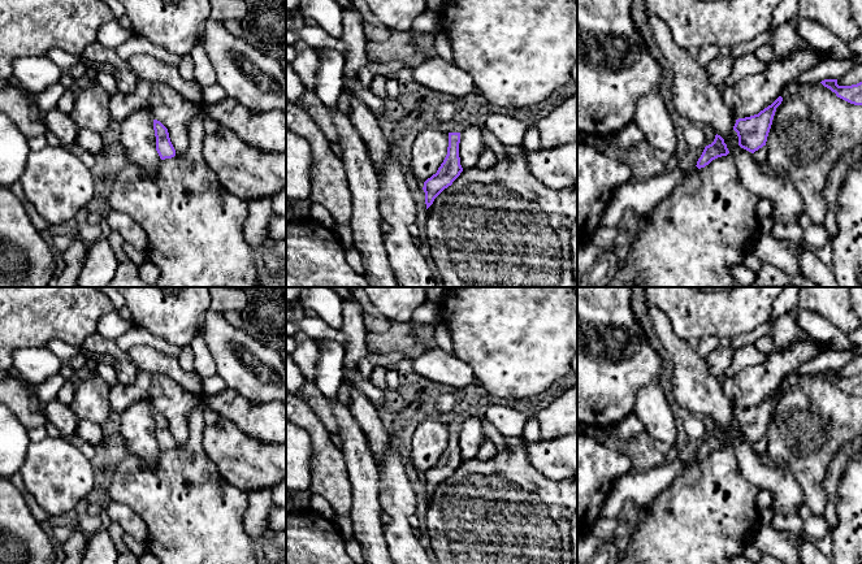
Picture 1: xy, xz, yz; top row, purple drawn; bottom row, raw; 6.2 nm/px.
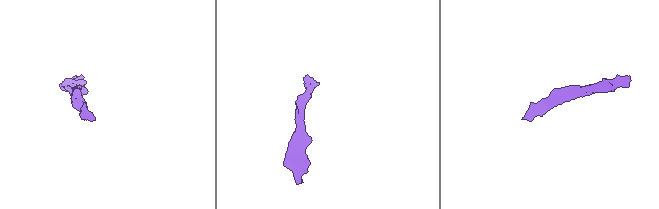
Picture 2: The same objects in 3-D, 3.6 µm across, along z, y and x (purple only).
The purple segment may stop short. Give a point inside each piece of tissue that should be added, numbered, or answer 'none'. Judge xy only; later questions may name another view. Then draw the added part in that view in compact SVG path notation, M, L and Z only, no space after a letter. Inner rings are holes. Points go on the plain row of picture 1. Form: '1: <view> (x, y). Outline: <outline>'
none

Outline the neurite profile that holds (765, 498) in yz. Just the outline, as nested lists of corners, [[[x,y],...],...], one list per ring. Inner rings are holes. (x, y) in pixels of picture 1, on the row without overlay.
[[[761,489],[757,494],[757,507],[768,508],[774,504],[774,494],[771,490]]]

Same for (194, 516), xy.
[[[198,405],[190,415],[190,434],[183,446],[161,451],[155,465],[147,465],[135,455],[127,454],[114,467],[112,478],[105,483],[107,500],[114,500],[130,507],[137,512],[148,528],[147,547],[160,560],[160,564],[257,564],[255,555],[255,541],[251,539],[243,525],[243,516],[248,506],[248,493],[228,483],[218,472],[217,465],[207,456],[203,450],[204,408]]]

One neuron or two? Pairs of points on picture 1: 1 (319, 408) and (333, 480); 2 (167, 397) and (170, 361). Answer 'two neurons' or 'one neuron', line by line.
1: two neurons
2: two neurons

